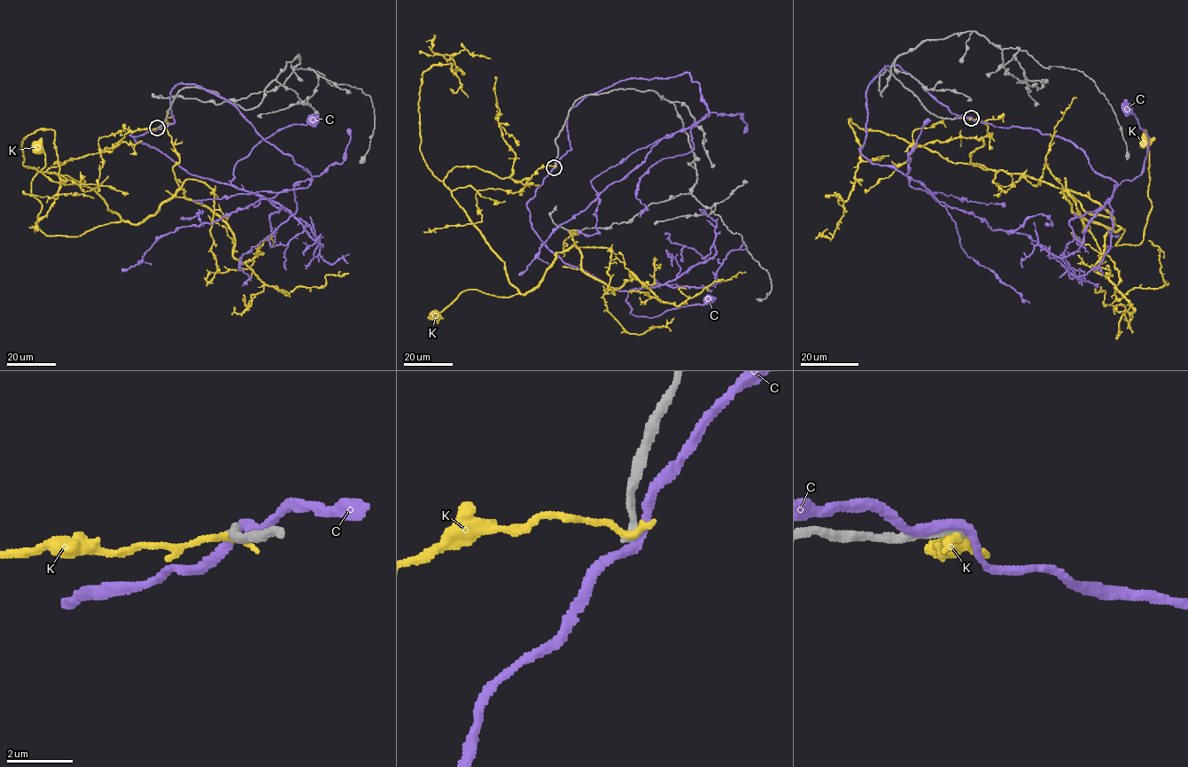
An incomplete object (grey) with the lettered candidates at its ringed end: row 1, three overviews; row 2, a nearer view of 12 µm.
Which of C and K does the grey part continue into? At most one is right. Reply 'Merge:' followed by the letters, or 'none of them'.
Merge: none of them

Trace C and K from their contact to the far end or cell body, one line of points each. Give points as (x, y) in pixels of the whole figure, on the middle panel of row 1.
C: (555, 166), (526, 205), (532, 229), (564, 262), (627, 292), (625, 302), (635, 316), (653, 318), (709, 301)
K: (555, 166), (521, 181), (475, 166), (448, 172), (444, 184), (518, 292), (466, 290), (435, 315)

